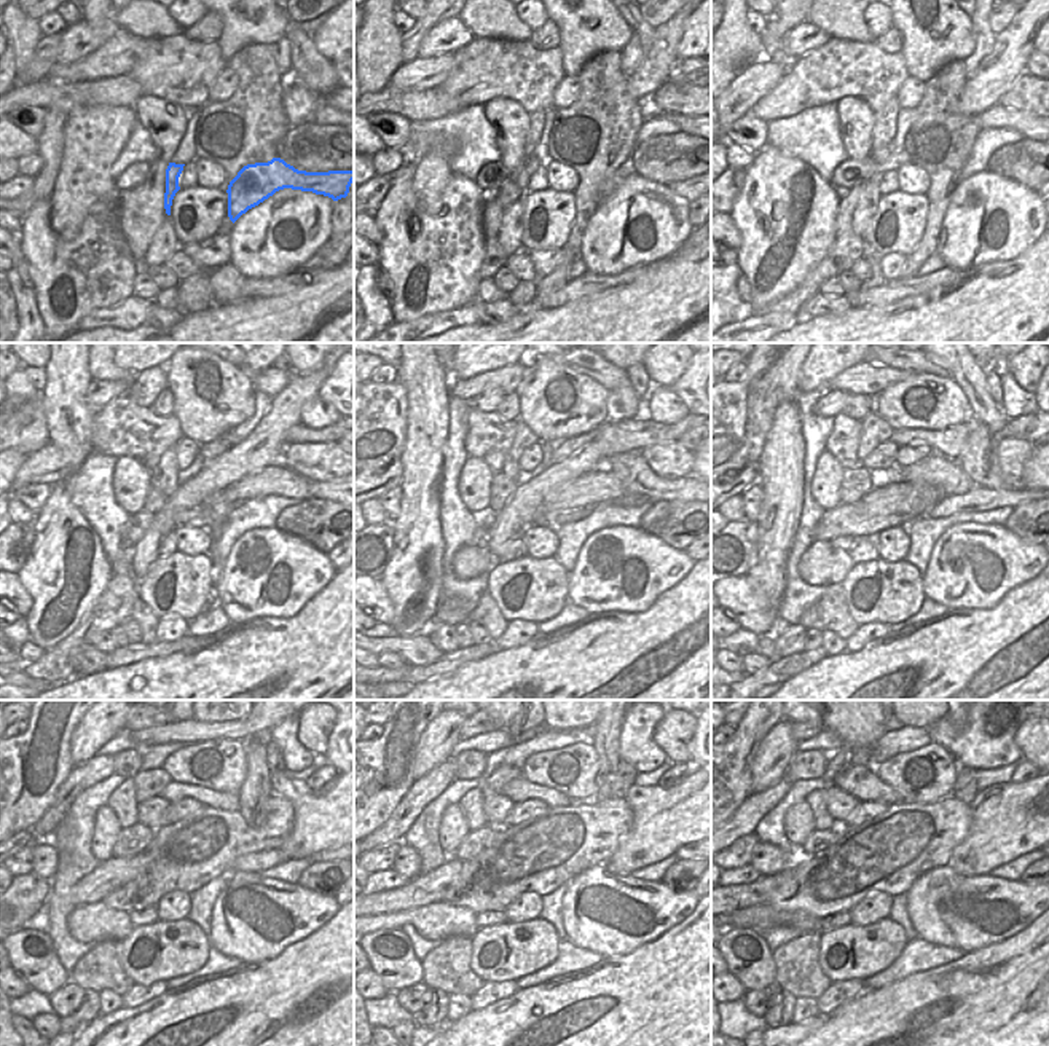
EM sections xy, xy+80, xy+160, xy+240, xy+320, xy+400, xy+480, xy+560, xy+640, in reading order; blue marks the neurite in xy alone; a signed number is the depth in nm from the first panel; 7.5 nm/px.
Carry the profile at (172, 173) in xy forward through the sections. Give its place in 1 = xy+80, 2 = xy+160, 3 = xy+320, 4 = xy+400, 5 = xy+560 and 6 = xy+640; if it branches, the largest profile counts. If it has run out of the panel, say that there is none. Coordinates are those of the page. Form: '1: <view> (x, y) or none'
1: xy+80 (514, 187)
2: xy+160 (879, 153)
3: xy+320 (502, 488)
4: xy+400 (856, 482)
5: xy+560 (475, 842)
6: xy+640 (818, 841)

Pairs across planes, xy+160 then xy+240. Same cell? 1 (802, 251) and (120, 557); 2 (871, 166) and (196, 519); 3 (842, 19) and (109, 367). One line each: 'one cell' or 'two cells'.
1: two cells
2: one cell
3: one cell

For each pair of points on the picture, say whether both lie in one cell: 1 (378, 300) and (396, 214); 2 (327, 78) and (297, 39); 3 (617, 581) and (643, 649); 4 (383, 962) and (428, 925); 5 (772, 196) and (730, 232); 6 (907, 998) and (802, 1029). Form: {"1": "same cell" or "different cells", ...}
{"1": "different cells", "2": "same cell", "3": "different cells", "4": "different cells", "5": "different cells", "6": "different cells"}

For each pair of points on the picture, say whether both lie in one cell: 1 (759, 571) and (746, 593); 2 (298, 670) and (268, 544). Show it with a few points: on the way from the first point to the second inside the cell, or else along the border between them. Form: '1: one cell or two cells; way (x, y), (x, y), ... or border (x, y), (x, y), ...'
1: two cells; border (745, 574), (758, 584), (777, 611)
2: two cells; border (316, 595), (292, 616), (249, 619)

